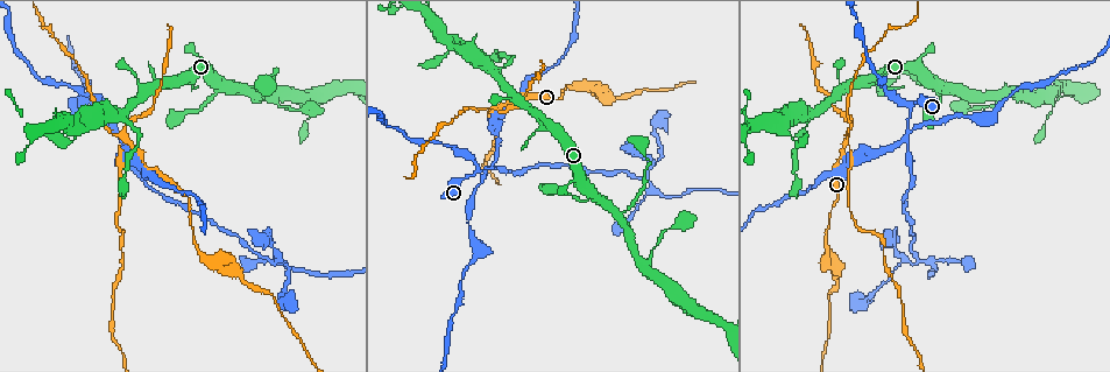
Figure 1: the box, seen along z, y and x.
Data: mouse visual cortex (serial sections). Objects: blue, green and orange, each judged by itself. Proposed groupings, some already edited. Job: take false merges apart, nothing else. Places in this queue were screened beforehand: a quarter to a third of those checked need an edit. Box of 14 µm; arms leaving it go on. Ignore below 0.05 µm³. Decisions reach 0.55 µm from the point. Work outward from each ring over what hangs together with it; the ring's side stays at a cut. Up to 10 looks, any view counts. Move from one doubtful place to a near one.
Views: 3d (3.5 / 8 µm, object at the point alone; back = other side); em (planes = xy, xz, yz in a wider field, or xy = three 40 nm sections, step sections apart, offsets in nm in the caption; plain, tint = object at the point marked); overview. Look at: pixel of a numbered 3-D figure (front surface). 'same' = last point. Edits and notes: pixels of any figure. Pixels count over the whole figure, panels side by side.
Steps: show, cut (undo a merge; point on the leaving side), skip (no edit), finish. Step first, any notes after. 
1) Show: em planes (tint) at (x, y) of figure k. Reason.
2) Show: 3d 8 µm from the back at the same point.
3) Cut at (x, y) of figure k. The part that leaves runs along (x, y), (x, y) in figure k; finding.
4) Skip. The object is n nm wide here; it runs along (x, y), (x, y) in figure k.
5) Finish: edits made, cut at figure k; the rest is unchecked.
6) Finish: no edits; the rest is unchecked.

Show: 3d 3.5 µm at (952, 90) of figure 1. Branch point.

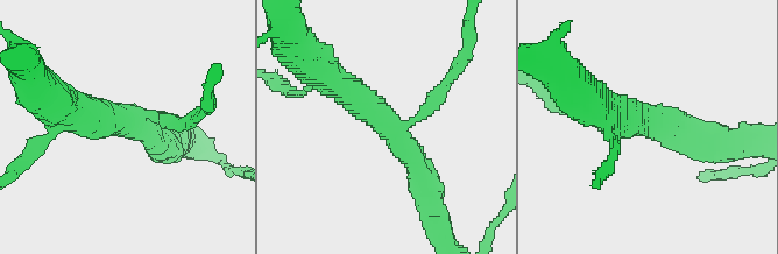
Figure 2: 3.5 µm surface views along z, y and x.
Skip. It runs along (329, 79), (394, 129), (425, 190) in figure 2; one cell here.

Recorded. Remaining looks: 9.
Show: 3d 3.5 µm from the back at (127, 145) of figure 1. Sharp bend.

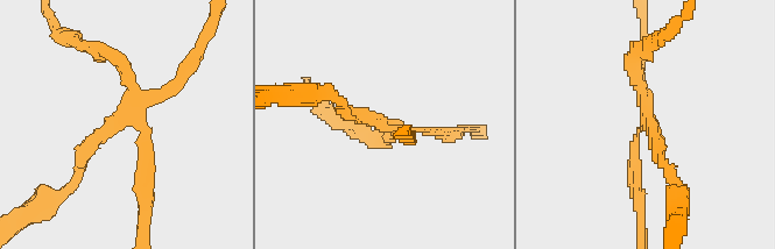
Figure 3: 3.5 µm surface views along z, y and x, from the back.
Show: em xy step 2 (tint) at (117, 123) of figure 3.

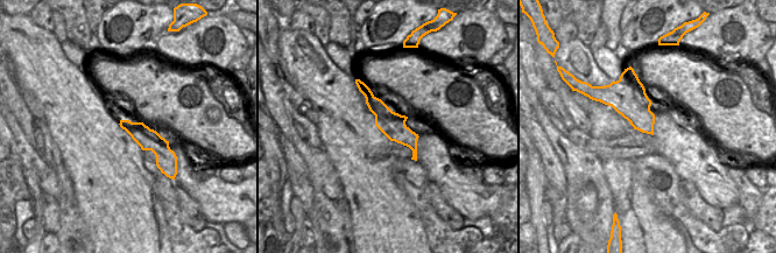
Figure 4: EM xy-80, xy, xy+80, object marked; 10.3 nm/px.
Cut at (120, 58) of figure 3. The arms are 100, 150, 150, 200 nm wide; the part that leaves runs along (133, 127), (148, 148), (145, 237) in figure 3; a second cell is stuck on.

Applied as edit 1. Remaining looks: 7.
Show: overview. See it whole again.

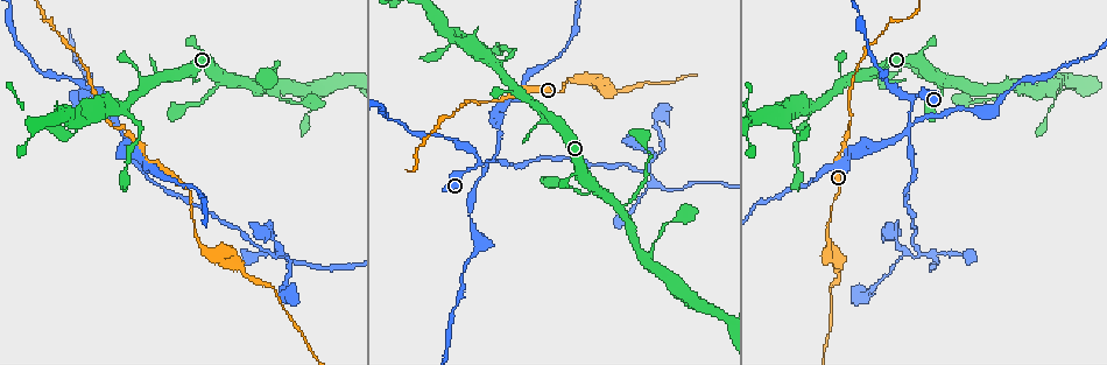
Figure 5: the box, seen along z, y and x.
Show: 3d 3.5 µm at (910, 127) of figure 5. Four arms meet.

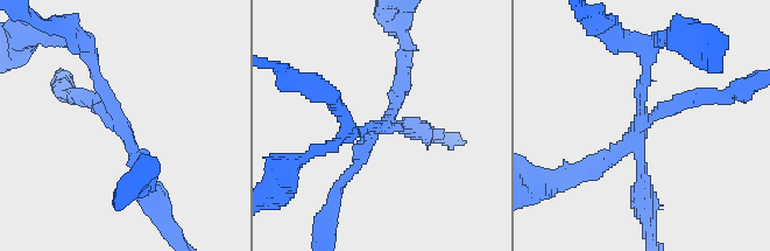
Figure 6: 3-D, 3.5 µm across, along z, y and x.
Show: em xy step 3 (tint) at (638, 131) of figure 6. 4 arms meet here; the arms are 150, 200, 200, 250 nm wide; need the tissue.

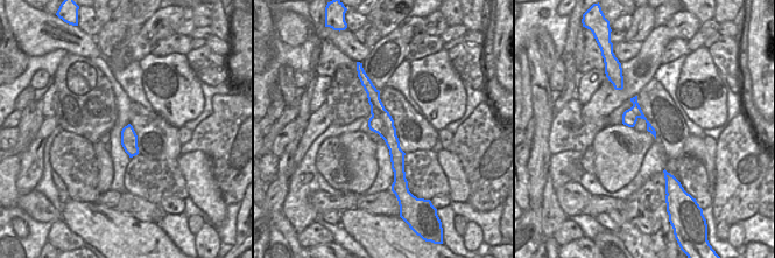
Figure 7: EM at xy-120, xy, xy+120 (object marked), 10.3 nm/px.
Cut at (357, 166) of figure 6. A second cell is stuck on.

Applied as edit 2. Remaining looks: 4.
Show: overview.

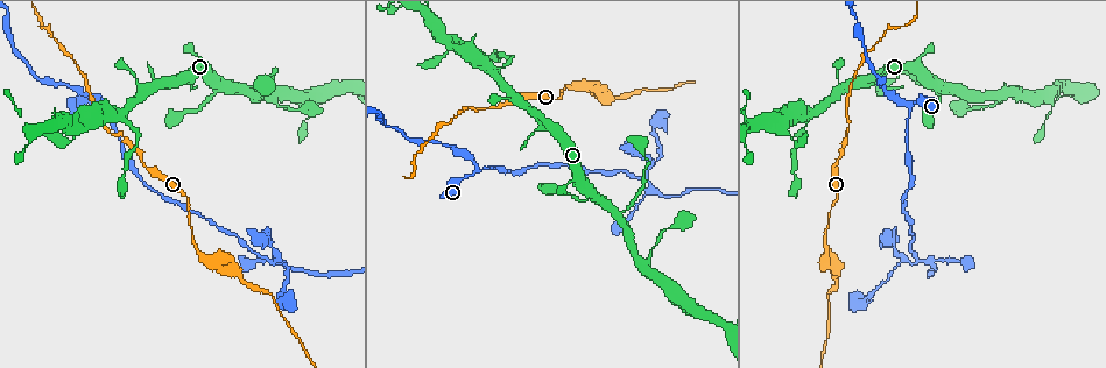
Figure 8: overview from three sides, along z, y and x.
Show: 3d 3.5 µm at (917, 263) of figure 8. Abrupt turn.

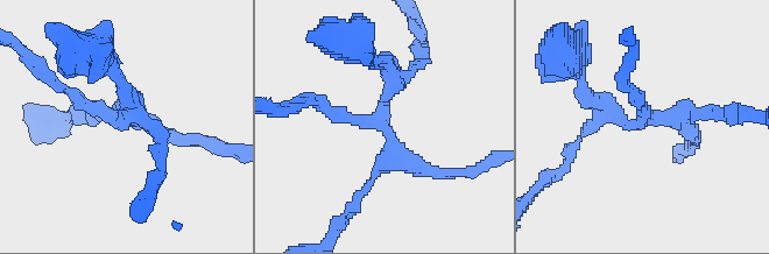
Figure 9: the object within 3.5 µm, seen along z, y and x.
Show: em xy step 1 (tint) at (642, 118) of figure 9. 4 arms meet here; the arms are 150, 200, 200, 200 nm wide; now the EM.

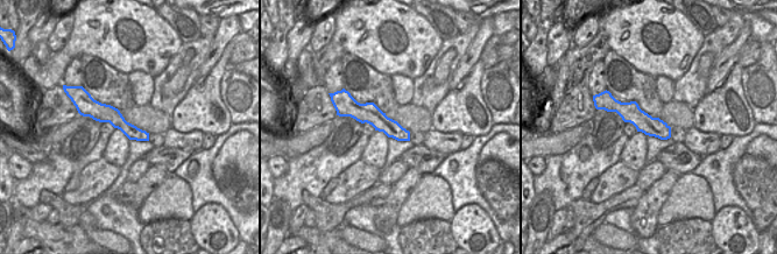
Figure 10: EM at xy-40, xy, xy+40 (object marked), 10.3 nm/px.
Show: em xy step 3 (tint) at the same point.

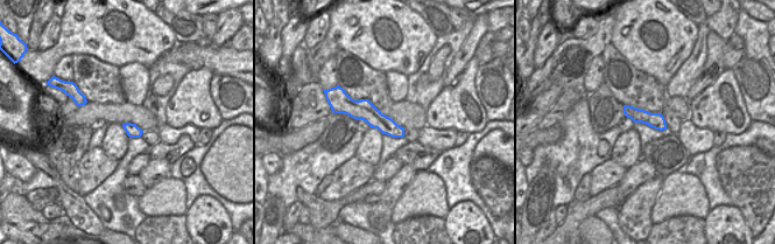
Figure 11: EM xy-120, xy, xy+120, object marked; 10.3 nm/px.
Skip. It runs along (53, 80), (153, 127) in figure 9; continuous, no second cell.

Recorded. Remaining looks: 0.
Finish: edits made, cut at figure 3, cut at figure 6; the rest is unchecked.

